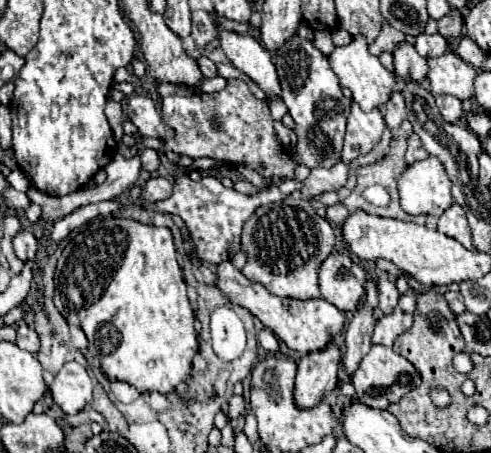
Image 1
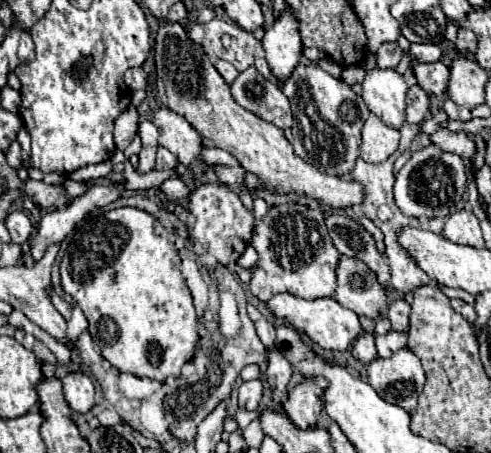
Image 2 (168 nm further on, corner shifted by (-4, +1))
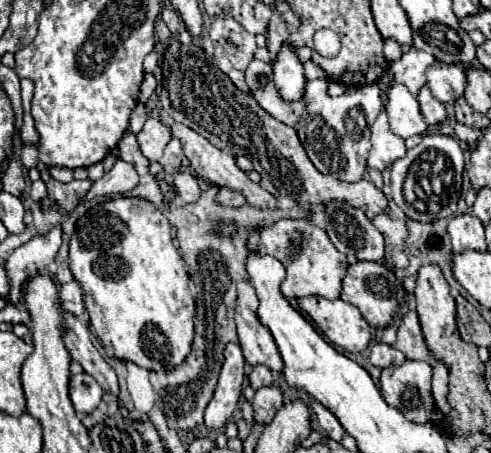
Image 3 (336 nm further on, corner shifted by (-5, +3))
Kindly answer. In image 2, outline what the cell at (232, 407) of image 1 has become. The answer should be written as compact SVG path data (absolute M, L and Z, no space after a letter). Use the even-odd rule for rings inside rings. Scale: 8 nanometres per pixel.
M254 379L254 381L244 381L240 385L240 393L238 393L238 405L242 409L250 409L250 411L256 411L258 405L260 405L260 399L262 399L262 381L260 379Z

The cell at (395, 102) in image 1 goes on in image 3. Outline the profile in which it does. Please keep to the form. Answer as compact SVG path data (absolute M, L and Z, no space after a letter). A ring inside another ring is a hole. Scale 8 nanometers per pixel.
M421 87L421 91L417 93L417 101L419 101L419 107L421 107L421 113L423 113L423 119L427 125L437 125L441 121L445 121L447 117L447 111L443 107L443 103L439 103L431 91L427 87Z

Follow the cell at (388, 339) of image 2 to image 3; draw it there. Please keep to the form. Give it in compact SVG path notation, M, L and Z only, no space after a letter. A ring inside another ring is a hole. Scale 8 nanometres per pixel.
M379 341L371 347L371 363L379 369L389 365L401 365L403 361L405 361L405 355L395 345L387 345Z

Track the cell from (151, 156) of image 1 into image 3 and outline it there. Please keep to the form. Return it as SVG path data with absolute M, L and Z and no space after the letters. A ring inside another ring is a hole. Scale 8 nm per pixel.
M171 139L169 141L169 145L165 147L165 153L163 153L163 157L161 157L161 167L163 167L163 171L165 173L169 173L169 175L173 175L173 173L177 173L179 171L179 167L181 167L181 159L183 159L183 149L181 149L181 143L177 141L177 139Z

